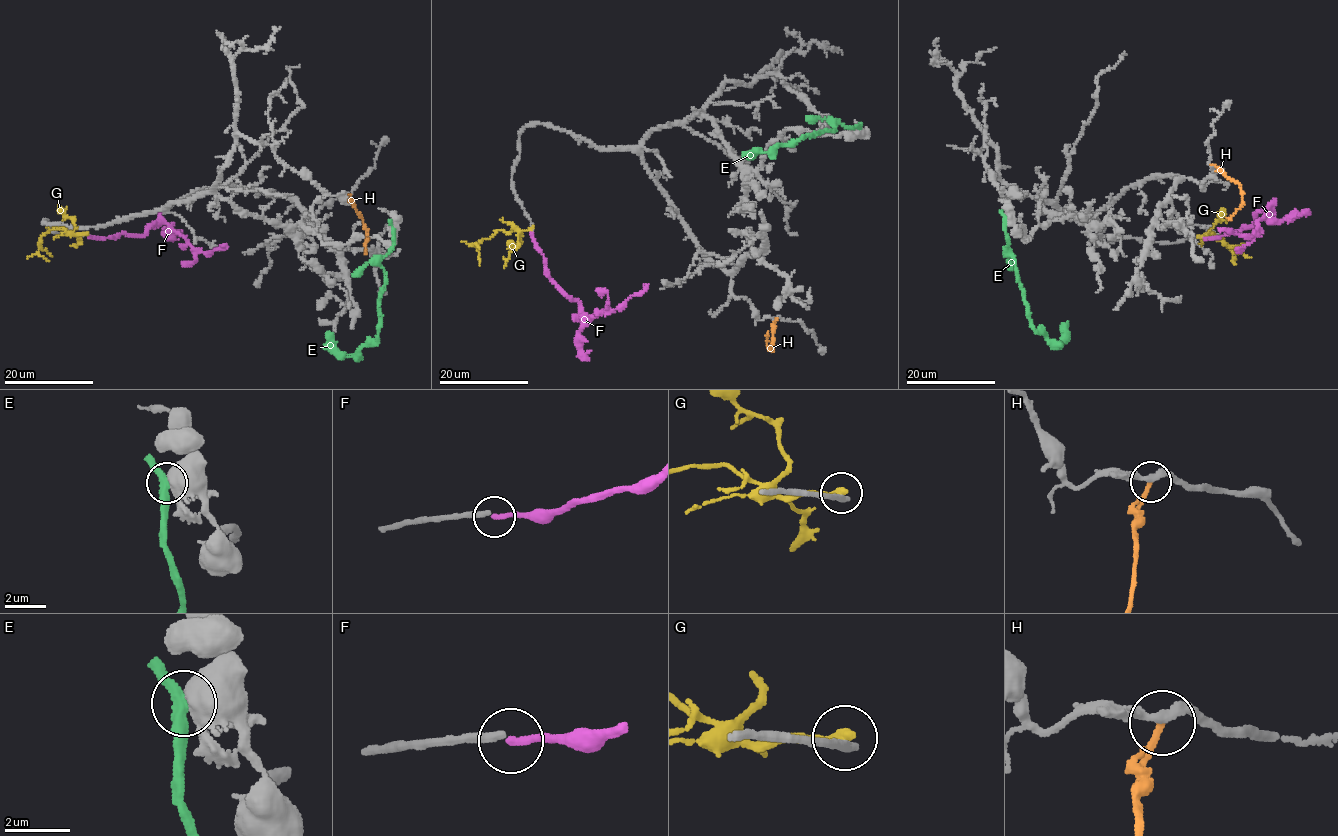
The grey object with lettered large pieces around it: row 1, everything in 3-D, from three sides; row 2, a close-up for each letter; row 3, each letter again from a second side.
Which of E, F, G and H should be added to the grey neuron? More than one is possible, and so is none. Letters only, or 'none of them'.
F

